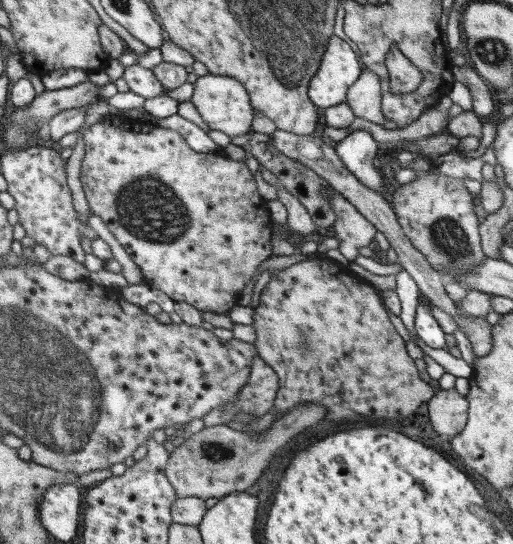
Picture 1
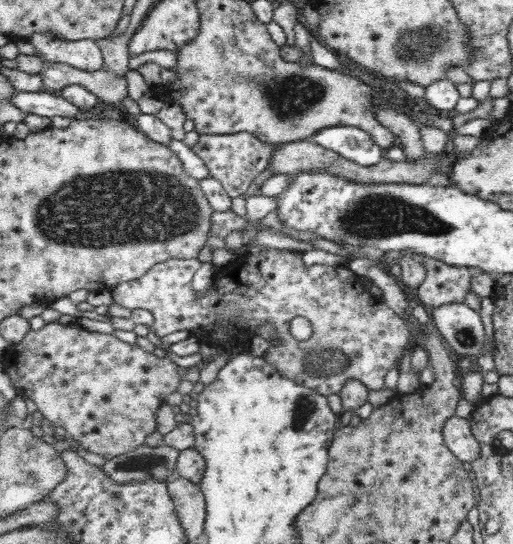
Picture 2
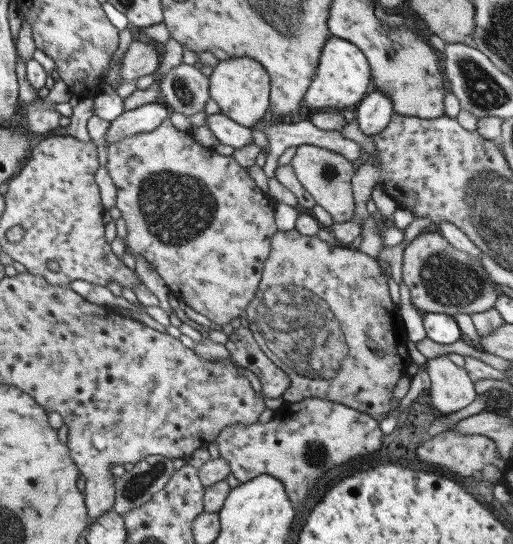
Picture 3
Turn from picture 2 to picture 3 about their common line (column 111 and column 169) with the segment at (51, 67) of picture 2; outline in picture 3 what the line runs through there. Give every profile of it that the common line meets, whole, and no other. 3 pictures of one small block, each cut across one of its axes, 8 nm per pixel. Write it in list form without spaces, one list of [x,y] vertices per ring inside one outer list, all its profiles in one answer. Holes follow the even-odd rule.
[[[183,62],[164,76],[160,90],[170,108],[186,117],[204,111],[210,97],[209,78],[194,65]]]

